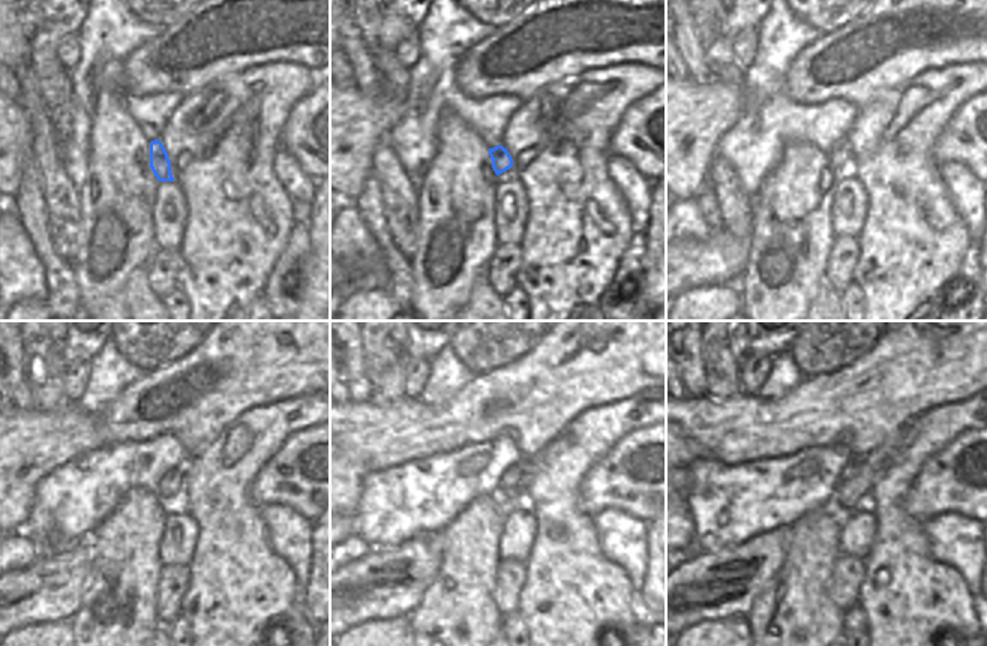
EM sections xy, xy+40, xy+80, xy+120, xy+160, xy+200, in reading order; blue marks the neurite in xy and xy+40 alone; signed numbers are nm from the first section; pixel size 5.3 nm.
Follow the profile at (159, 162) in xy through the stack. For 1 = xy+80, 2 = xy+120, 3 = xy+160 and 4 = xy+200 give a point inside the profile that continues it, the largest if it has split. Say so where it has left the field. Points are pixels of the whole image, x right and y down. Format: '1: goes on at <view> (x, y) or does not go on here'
1: goes on at xy+80 (840, 152)
2: goes on at xy+120 (171, 481)
3: goes on at xy+160 (509, 480)
4: goes on at xy+200 (851, 469)

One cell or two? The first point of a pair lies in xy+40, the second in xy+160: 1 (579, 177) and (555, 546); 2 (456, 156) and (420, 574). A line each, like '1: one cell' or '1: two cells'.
1: one cell
2: two cells

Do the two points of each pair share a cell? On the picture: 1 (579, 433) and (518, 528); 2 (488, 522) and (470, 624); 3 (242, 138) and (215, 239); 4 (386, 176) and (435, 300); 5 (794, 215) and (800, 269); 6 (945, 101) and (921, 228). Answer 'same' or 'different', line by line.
1: different
2: same
3: same
4: different
5: same
6: same

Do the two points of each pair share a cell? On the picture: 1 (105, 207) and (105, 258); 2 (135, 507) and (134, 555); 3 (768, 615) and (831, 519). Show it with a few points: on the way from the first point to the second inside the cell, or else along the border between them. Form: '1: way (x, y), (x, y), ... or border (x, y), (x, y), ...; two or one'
1: way (105, 219), (105, 246); one
2: way (135, 519), (134, 543); one
3: way (786, 591), (806, 571), (813, 543); one

